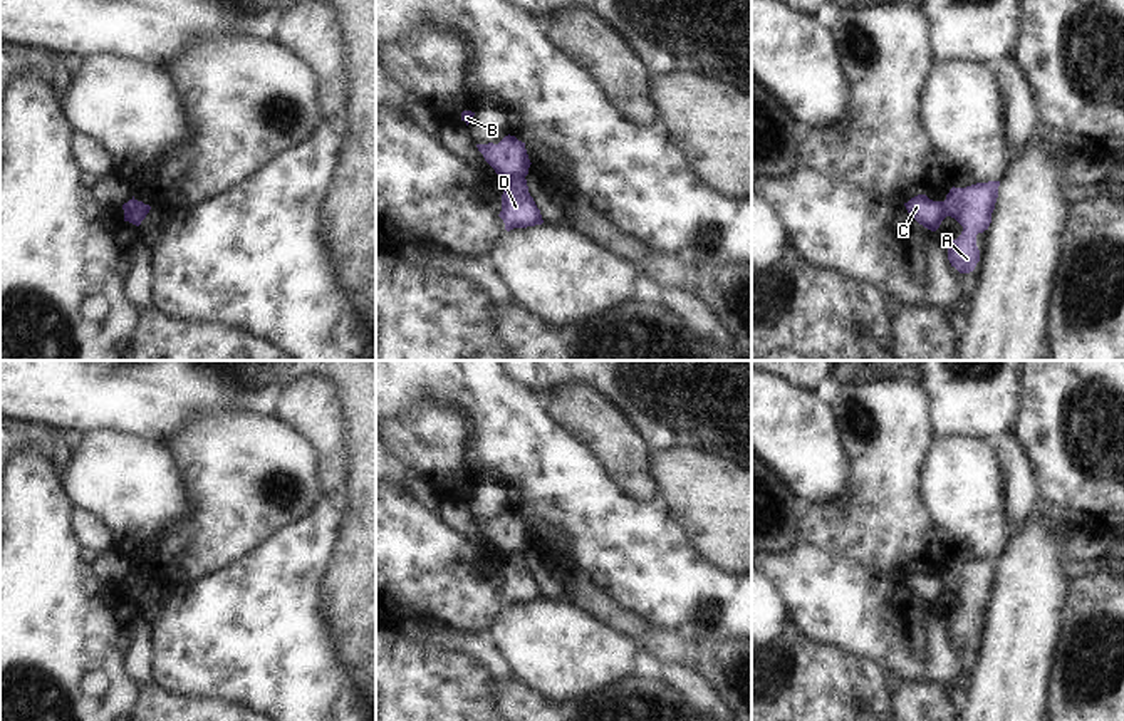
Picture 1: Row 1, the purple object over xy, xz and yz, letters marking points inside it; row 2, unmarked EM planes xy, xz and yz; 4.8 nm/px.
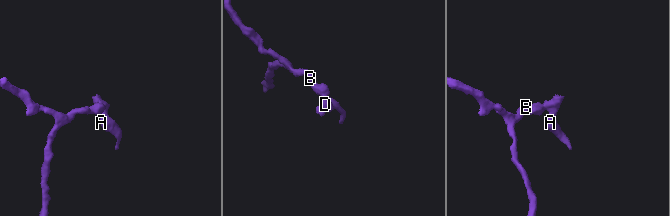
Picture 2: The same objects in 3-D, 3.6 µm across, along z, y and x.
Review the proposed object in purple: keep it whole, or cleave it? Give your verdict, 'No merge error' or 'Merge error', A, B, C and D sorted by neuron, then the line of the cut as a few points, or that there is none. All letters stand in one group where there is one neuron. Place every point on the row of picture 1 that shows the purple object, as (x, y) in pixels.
Merge error. Groups: A D / B C. Split along xz (524, 176), (505, 180)

